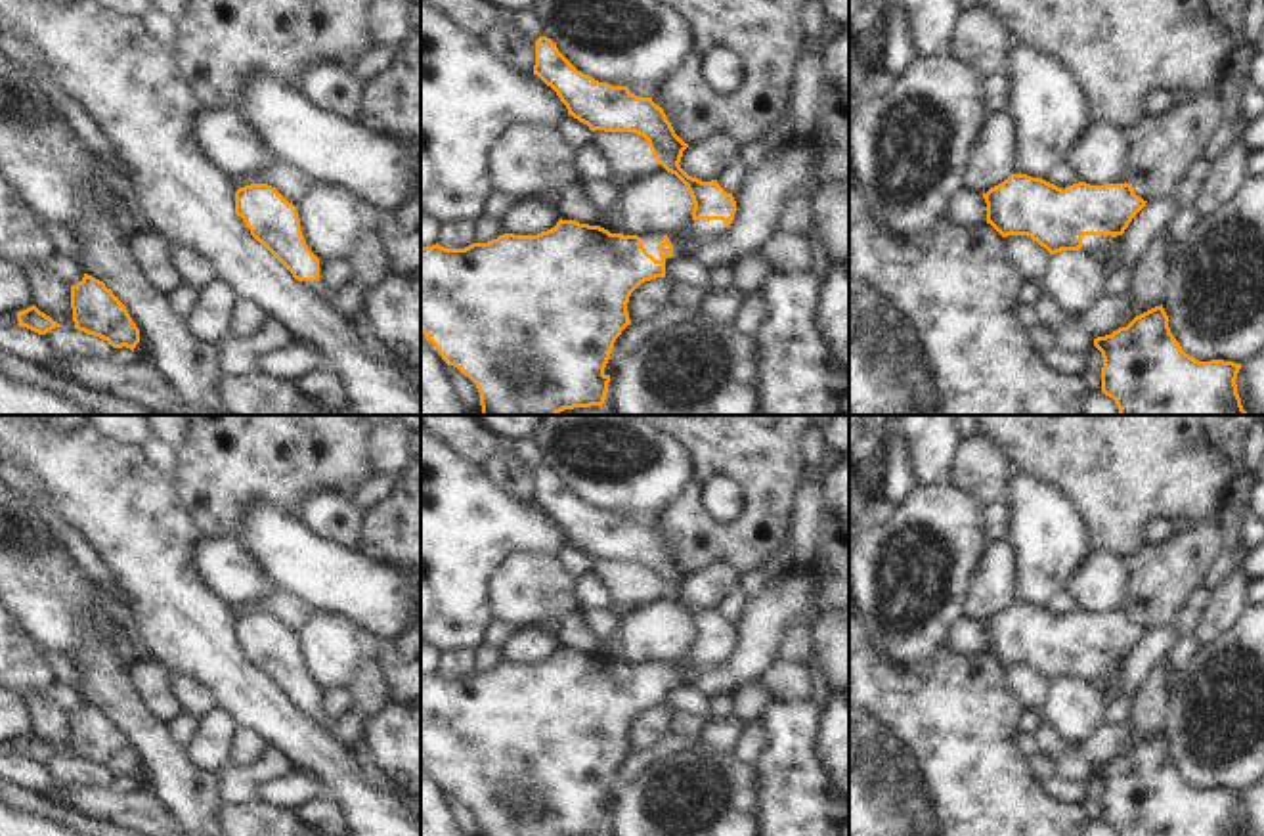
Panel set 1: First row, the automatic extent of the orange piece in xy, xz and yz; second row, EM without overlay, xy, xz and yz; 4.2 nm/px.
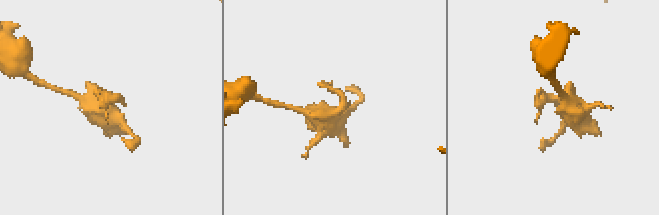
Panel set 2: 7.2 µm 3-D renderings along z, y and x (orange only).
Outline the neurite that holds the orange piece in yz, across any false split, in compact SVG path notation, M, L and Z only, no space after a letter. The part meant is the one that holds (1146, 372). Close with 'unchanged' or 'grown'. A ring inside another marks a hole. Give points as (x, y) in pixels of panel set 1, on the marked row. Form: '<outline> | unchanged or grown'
M1163 304L1094 339L1094 346L1103 358L1101 392L1115 400L1119 415L1249 415L1235 385L1241 363L1199 362L1186 354L1170 333Z | unchanged

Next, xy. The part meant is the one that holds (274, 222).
M268 184L235 191L235 214L300 285L333 306L335 293L323 283L323 262L308 249L296 207Z | grown

